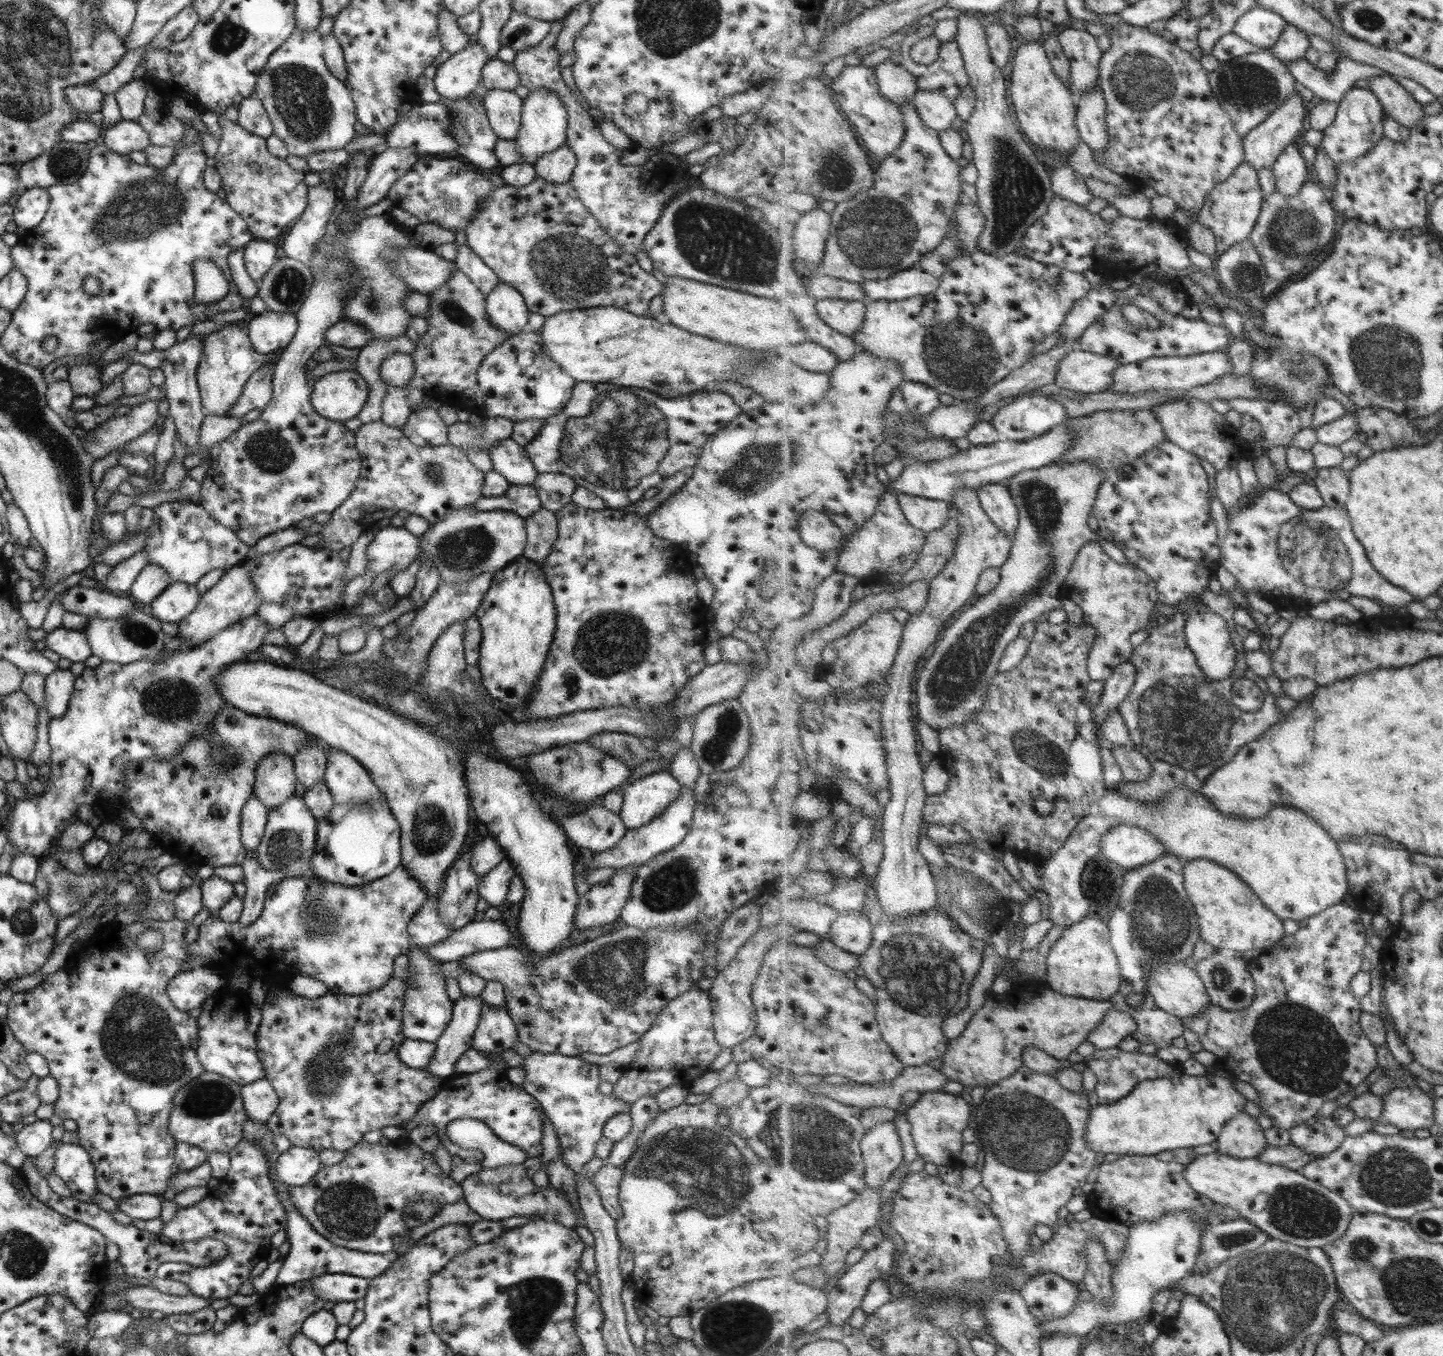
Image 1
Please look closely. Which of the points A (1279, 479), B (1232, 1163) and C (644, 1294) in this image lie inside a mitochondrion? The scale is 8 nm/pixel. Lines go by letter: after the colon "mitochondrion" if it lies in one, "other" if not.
A: other
B: other
C: other

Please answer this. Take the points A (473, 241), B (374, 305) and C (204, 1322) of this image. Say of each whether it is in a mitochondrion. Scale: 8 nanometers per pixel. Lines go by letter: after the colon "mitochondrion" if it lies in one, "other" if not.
A: other
B: mitochondrion
C: other

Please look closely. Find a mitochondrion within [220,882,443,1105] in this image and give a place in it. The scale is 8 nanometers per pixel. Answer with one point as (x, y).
(314, 920)

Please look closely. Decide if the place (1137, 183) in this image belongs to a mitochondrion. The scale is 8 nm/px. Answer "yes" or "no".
no

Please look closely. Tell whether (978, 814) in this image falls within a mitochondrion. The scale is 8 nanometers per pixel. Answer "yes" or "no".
no

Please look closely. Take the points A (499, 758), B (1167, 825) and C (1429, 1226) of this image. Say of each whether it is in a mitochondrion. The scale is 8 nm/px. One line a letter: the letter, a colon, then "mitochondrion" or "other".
A: other
B: other
C: mitochondrion

